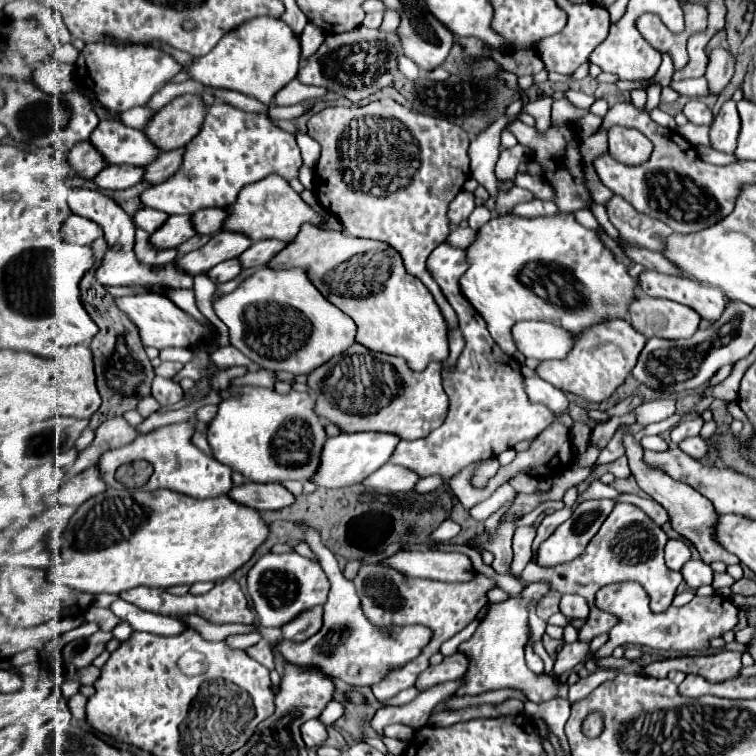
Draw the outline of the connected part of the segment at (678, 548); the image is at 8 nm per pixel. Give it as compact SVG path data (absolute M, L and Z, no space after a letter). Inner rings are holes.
M670 539L666 543L666 565L672 571L680 571L688 559L690 559L690 549L688 549L688 545L684 541Z

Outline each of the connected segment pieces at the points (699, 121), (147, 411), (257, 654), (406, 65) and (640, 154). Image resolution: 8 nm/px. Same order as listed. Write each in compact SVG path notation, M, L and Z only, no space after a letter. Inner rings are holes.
M690 99L686 105L684 105L684 115L688 117L690 123L694 125L710 125L712 123L712 113L710 109L698 101L698 99Z
M142 397L140 401L138 401L138 407L136 407L136 411L142 415L142 417L148 417L148 415L152 415L154 411L158 411L160 409L160 405L158 405L158 401L154 399L154 397Z
M260 639L256 645L252 645L250 649L246 649L246 653L252 655L264 667L274 669L274 653L272 653L272 647L270 647L270 643L266 639Z
M400 55L398 57L398 67L400 67L400 73L404 73L408 79L418 79L420 77L420 69L418 65L414 65L408 57Z
M612 127L610 129L610 157L626 165L646 163L652 155L652 143L636 129Z

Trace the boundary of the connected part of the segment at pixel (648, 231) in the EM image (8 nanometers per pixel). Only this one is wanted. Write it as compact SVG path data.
M618 195L608 201L606 209L612 225L620 231L622 239L656 253L666 251L666 239L674 233L666 223L638 213L630 203L626 203Z

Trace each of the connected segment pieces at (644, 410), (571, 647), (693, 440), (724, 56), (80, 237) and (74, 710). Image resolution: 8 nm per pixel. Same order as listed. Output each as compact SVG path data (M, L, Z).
M654 399L648 403L640 403L632 413L636 415L636 423L650 425L674 415L674 411L676 411L674 399Z
M574 641L574 643L566 643L562 645L558 659L554 663L554 673L562 675L566 671L570 671L572 667L576 667L578 663L588 659L588 651L590 651L590 643L588 641Z
M700 435L686 437L684 441L680 441L678 447L680 447L684 453L692 455L694 459L702 459L702 457L706 457L706 453L708 453L708 445L706 445L706 441L704 441Z
M712 49L710 53L710 63L706 71L706 81L708 81L708 91L712 95L718 95L728 81L734 75L734 55L724 49Z
M70 215L60 229L60 235L66 243L76 243L76 245L90 245L96 237L102 235L102 229L92 223L90 219L78 217L78 215Z
M74 695L70 697L68 701L68 707L70 707L70 713L74 719L84 719L84 707L86 707L86 697L84 695Z

